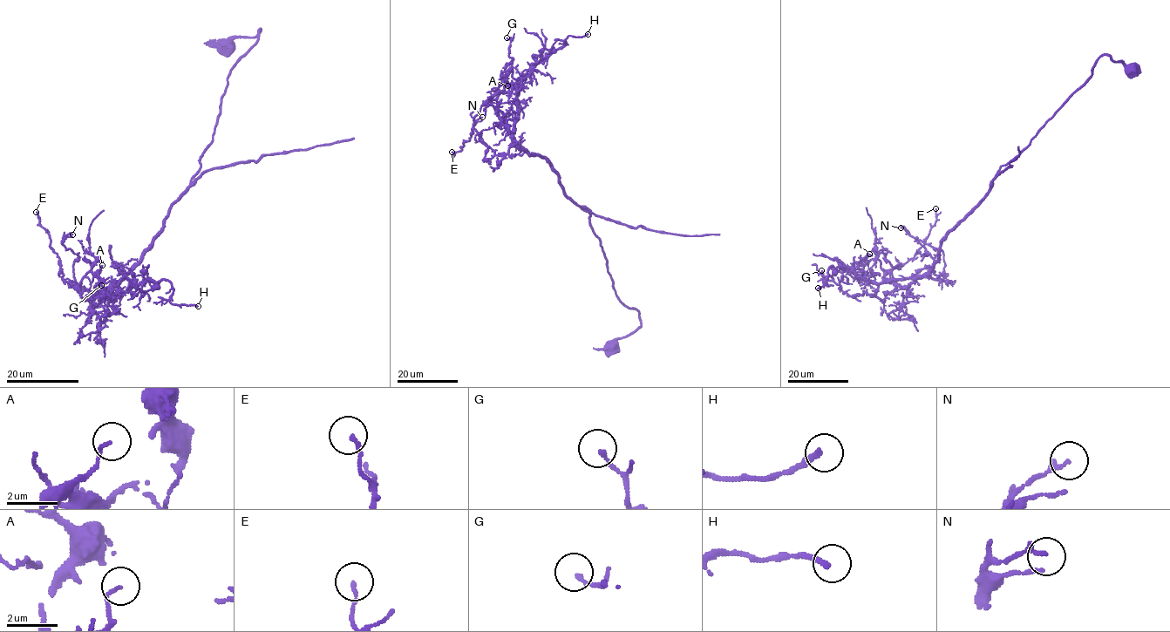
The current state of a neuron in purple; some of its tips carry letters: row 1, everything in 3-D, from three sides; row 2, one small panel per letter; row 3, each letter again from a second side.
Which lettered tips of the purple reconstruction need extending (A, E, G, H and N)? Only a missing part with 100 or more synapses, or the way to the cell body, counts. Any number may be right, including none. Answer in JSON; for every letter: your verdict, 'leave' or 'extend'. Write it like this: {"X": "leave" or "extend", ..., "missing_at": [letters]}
{"A": "leave", "E": "leave", "G": "leave", "H": "leave", "N": "leave", "missing_at": []}

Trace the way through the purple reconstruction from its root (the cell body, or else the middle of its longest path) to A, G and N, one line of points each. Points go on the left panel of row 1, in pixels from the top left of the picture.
A: (225, 48), (260, 30), (230, 71), (212, 142), (190, 187), (145, 255), (91, 304), (79, 283), (102, 265)
G: (225, 48), (260, 30), (230, 71), (212, 142), (190, 187), (109, 290), (119, 313), (107, 315), (101, 285)
N: (225, 48), (260, 30), (145, 255), (98, 295), (76, 284), (78, 256), (62, 243), (72, 234)

